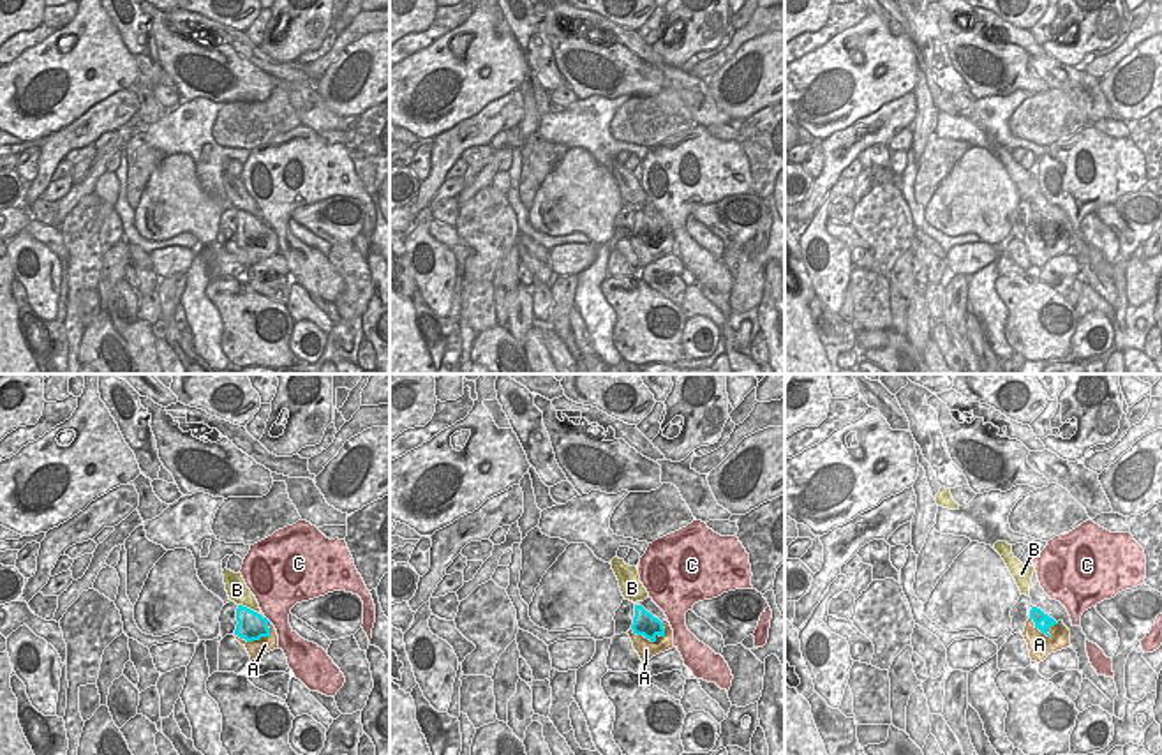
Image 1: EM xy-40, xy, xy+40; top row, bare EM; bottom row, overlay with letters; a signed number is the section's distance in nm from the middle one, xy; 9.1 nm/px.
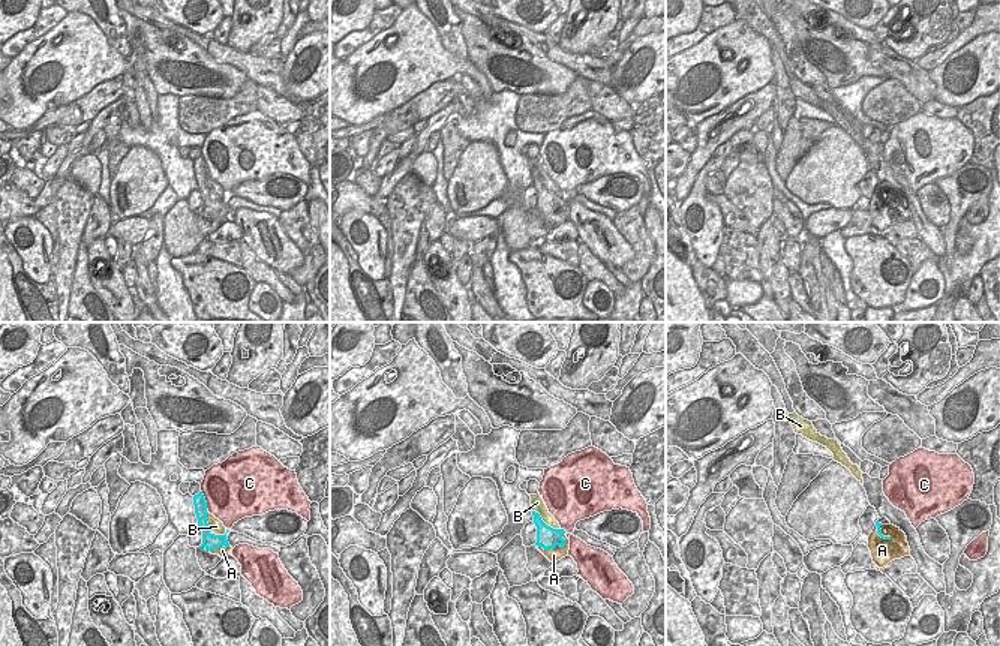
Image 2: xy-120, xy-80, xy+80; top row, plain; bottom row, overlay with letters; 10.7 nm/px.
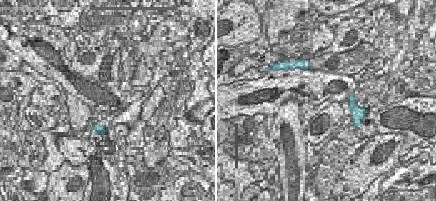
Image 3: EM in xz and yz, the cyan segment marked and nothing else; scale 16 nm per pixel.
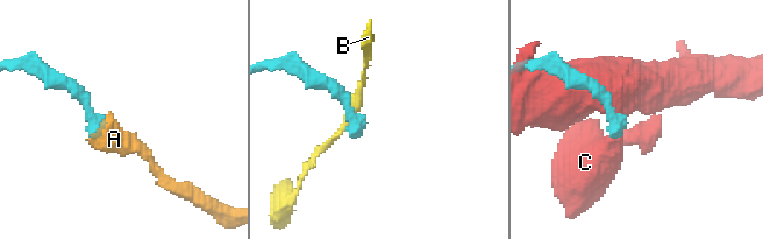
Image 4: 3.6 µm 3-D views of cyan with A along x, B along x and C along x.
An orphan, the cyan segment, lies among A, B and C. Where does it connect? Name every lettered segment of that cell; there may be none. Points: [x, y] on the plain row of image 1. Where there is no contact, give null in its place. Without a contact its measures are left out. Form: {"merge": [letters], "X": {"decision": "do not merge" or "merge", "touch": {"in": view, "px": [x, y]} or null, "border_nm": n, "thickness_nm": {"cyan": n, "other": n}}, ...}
{"merge": ["A"], "A": {"decision": "merge", "touch": {"in": "xy", "px": [648, 242]}, "border_nm": 340, "thickness_nm": {"cyan": 220, "other": 170}}, "B": {"decision": "do not merge", "touch": {"in": "xy-40", "px": [249, 214]}, "border_nm": 240, "thickness_nm": {"cyan": 260, "other": 190}}, "C": {"decision": "do not merge", "touch": {"in": "xy-40", "px": [267, 224]}, "border_nm": 80, "thickness_nm": {"cyan": 260, "other": 360}}}

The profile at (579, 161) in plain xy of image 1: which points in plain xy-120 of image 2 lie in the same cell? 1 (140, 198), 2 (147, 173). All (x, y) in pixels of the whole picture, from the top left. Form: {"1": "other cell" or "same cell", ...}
{"1": "same cell", "2": "same cell"}

